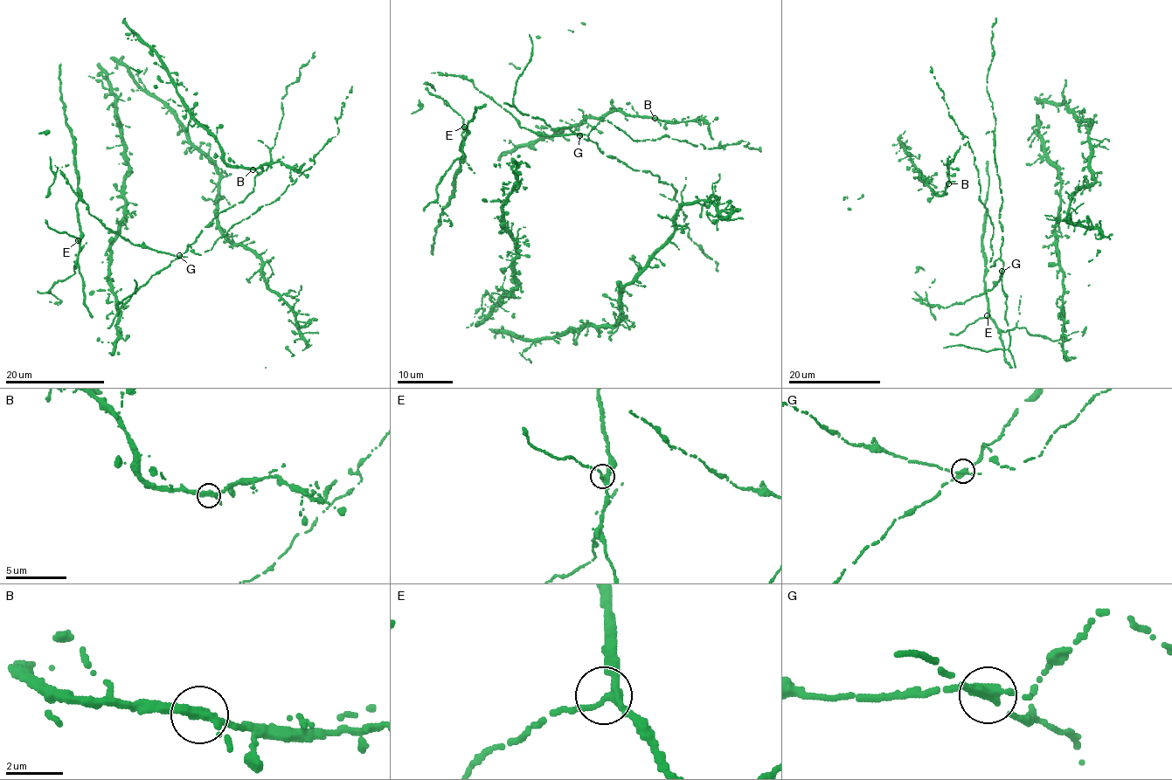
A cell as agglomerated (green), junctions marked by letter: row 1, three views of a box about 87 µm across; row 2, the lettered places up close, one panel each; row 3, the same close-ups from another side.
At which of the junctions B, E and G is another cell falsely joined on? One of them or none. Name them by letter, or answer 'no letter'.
G

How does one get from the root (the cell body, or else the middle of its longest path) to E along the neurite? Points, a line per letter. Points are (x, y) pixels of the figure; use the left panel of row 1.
E: (56, 297), (49, 292), (52, 285), (74, 273), (78, 240)

